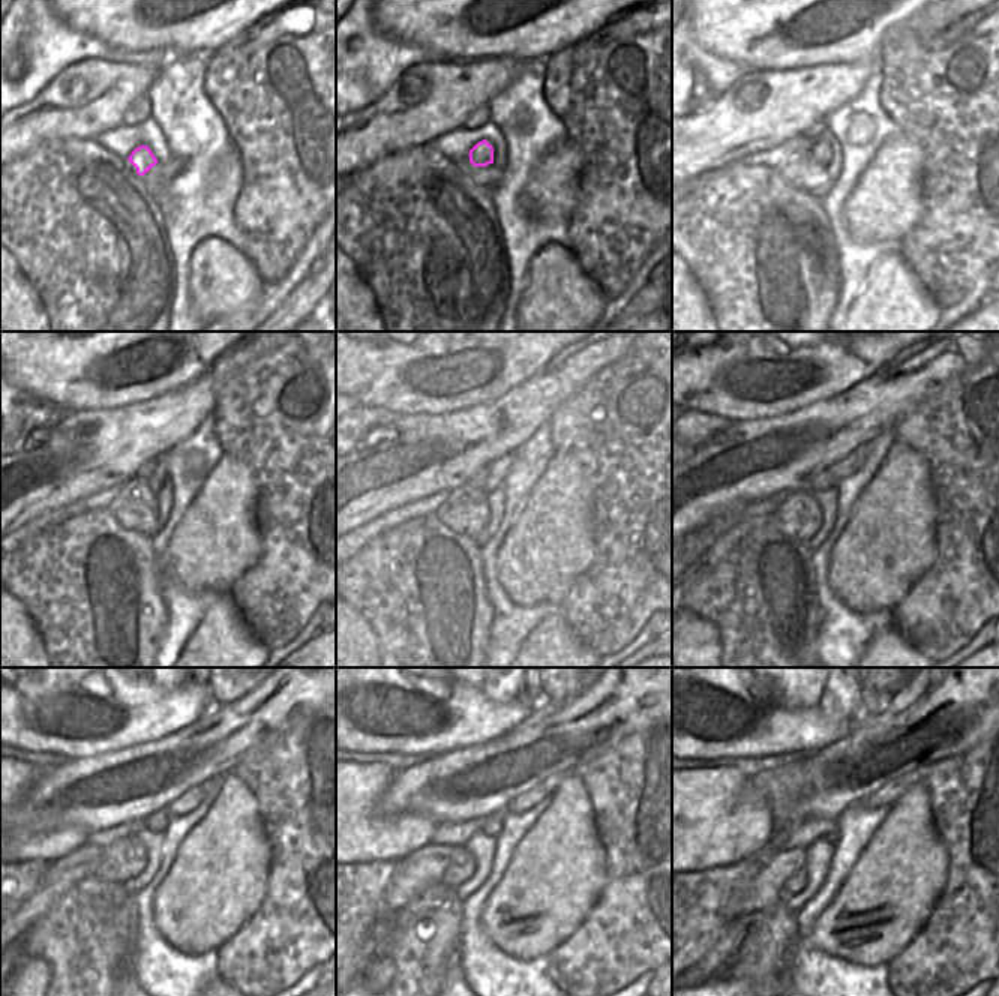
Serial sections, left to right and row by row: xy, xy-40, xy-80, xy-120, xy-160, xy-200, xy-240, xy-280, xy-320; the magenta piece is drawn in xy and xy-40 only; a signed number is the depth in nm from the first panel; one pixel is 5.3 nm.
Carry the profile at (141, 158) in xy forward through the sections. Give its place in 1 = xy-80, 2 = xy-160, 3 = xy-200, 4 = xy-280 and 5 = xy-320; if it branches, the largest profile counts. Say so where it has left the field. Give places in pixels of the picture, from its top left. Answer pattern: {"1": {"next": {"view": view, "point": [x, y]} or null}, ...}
{"1": {"next": {"view": "xy-80", "point": [821, 152]}}, "2": {"next": {"view": "xy-160", "point": [491, 476]}}, "3": {"next": {"view": "xy-200", "point": [828, 479]}}, "4": {"next": {"view": "xy-280", "point": [531, 798]}}, "5": {"next": {"view": "xy-320", "point": [882, 798]}}}

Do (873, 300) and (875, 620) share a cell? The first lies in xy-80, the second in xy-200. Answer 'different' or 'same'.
different

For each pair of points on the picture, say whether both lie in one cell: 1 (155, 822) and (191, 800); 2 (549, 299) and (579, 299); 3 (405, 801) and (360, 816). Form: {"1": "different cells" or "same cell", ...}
{"1": "same cell", "2": "same cell", "3": "different cells"}

